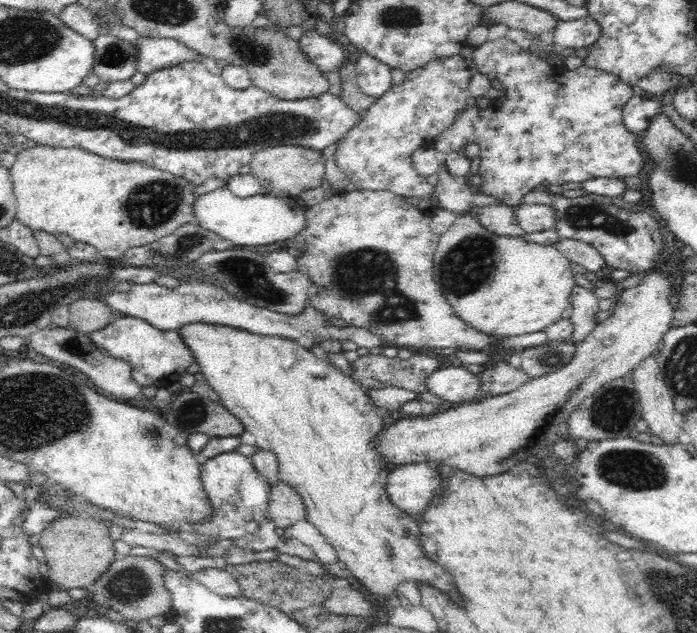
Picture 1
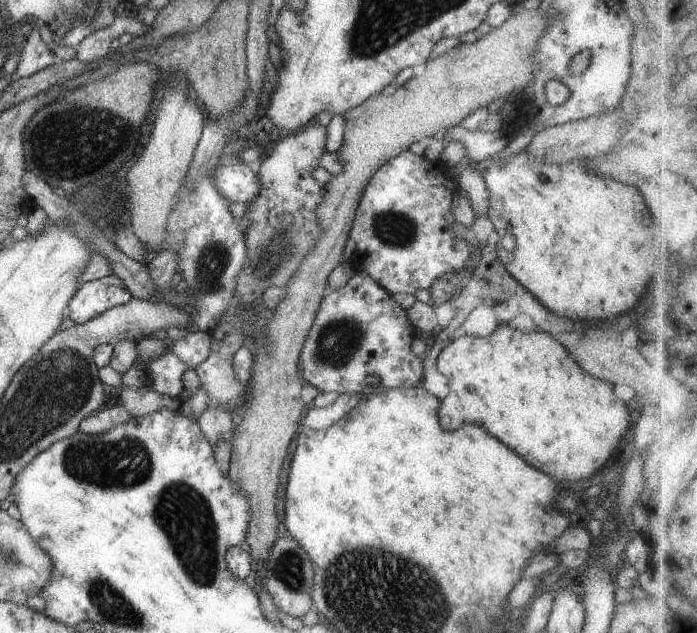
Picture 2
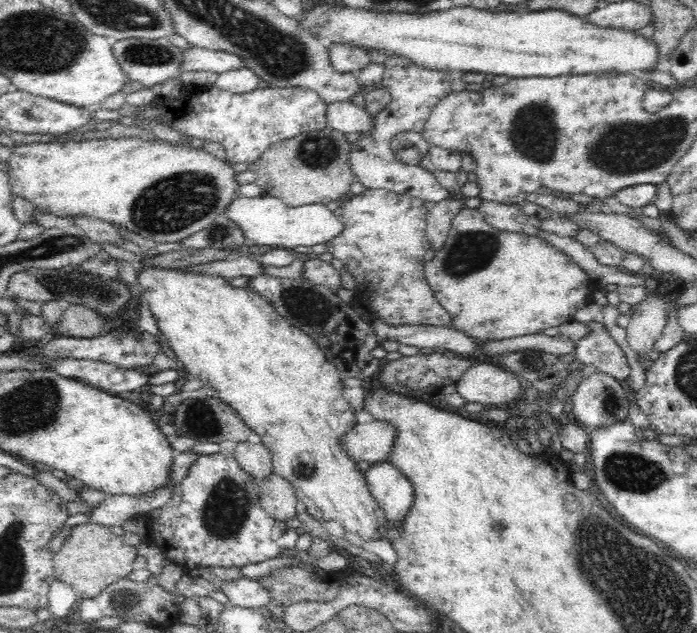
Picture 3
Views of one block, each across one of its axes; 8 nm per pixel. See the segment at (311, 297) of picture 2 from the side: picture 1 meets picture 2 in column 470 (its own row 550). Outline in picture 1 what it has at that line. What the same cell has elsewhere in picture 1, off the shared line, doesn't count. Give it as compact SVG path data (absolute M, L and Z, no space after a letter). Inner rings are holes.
M62 515L56 517L42 532L39 538L39 546L43 548L46 564L49 566L47 579L61 590L70 588L86 588L100 575L109 569L114 560L113 537L109 527L103 521L93 519L90 516Z

